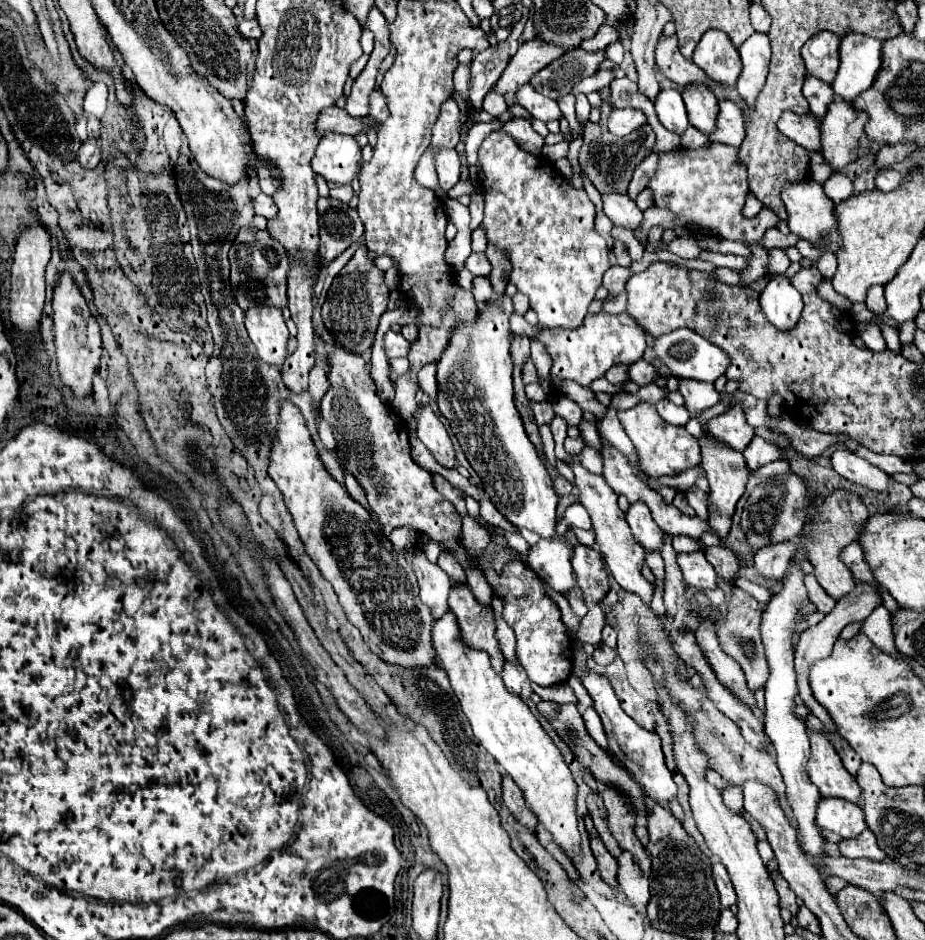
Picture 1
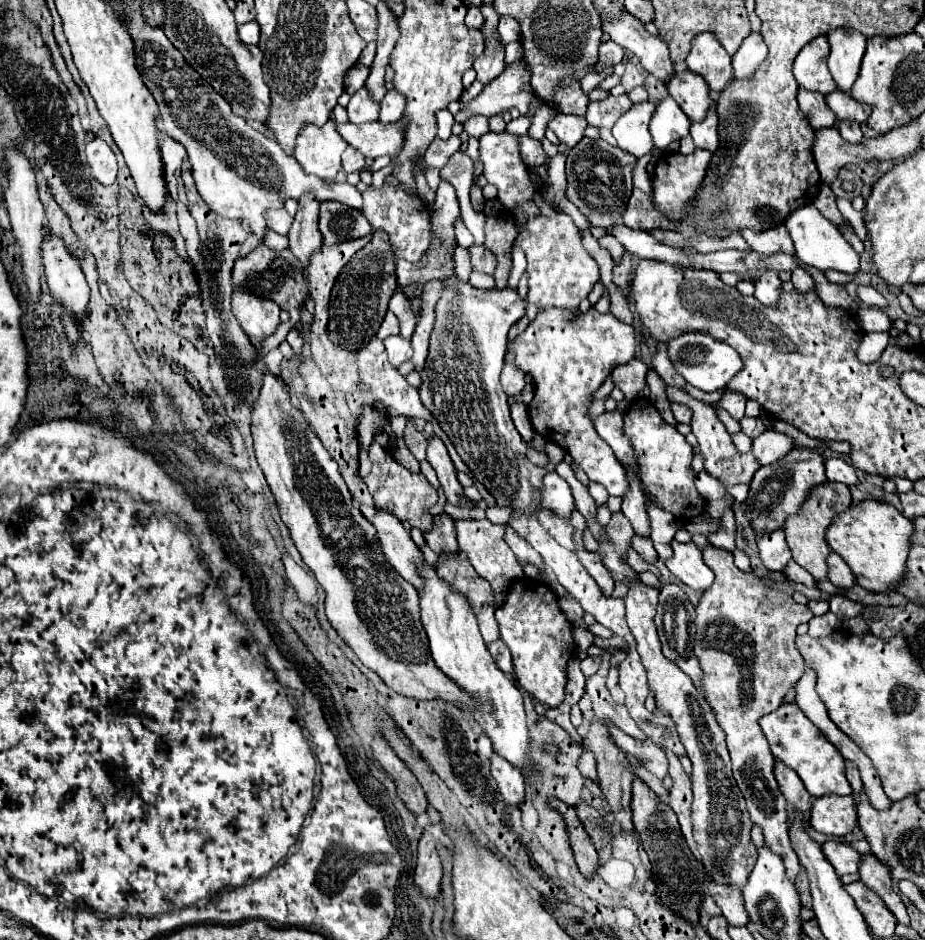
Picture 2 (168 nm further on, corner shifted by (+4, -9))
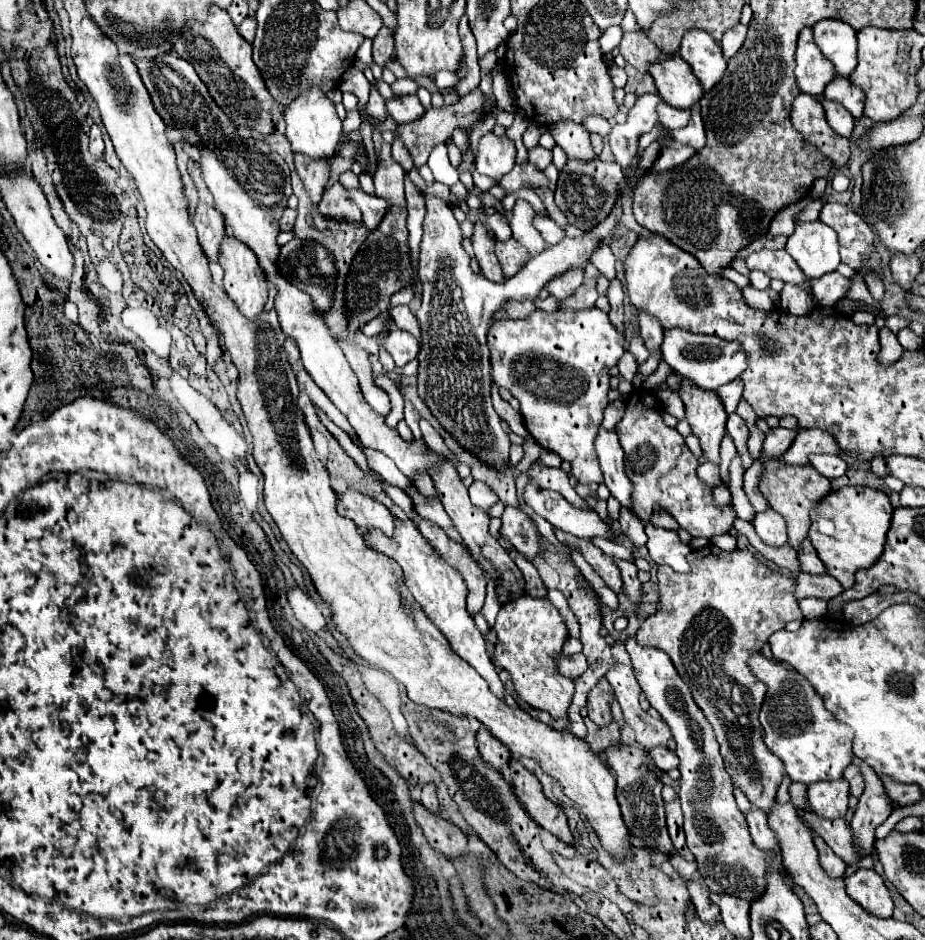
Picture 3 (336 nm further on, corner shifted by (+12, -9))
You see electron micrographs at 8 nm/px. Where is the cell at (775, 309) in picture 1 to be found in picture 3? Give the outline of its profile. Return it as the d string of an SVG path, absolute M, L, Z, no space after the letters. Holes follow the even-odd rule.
M757 270L749 272L749 280L751 280L751 286L757 288L757 290L769 288L769 282L771 282L771 278L765 272L757 272Z

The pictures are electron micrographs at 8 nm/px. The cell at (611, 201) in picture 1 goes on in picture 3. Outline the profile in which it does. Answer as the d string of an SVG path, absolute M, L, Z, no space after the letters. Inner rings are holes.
M757 250L753 254L745 256L747 270L761 270L769 274L769 278L779 278L783 282L793 282L803 288L811 288L809 278L801 272L797 262L787 254L787 250Z

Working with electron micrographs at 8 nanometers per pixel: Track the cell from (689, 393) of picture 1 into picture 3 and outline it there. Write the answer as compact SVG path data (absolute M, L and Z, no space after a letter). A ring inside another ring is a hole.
M639 312L639 334L641 334L641 338L643 338L643 342L645 342L645 346L651 354L661 352L663 328L655 318L645 316L643 312Z

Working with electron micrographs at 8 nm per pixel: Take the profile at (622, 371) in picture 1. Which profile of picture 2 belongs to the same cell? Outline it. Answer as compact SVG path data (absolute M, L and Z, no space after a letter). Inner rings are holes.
M633 358L631 362L627 362L623 366L617 366L613 370L613 374L611 374L613 376L613 382L615 382L615 386L623 394L627 394L627 402L629 400L635 400L639 396L641 388L645 388L647 370L649 370L647 364L641 362L641 360L637 360L637 358Z

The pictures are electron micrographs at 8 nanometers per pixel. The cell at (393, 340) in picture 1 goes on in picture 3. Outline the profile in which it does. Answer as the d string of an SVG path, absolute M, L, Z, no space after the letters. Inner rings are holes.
M391 326L391 330L387 332L383 346L391 354L391 358L395 360L397 366L405 366L419 352L419 340L415 336L411 336L409 332L399 330L395 326Z

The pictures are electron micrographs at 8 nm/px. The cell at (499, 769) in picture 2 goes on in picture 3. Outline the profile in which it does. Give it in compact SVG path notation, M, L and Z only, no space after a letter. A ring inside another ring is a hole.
M481 728L477 732L477 744L479 744L479 752L485 760L485 764L503 774L503 770L509 766L509 760L511 760L511 754L507 748L503 748L503 744L499 744L499 740L495 740L485 728Z

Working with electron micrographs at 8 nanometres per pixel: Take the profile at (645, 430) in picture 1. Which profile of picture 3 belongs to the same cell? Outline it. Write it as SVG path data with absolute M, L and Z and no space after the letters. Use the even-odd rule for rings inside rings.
M641 388L629 396L625 416L617 424L617 434L625 450L625 472L635 486L633 506L635 512L639 512L639 518L649 520L653 506L659 506L661 510L669 512L691 536L703 538L725 534L733 526L735 512L731 508L715 508L711 488L699 482L695 476L697 458L687 448L683 436L675 428L665 426L655 394Z

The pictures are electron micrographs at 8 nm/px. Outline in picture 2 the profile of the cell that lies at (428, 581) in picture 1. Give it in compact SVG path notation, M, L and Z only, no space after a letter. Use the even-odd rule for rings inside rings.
M375 510L371 524L375 526L377 542L381 544L381 550L387 558L387 562L417 590L423 588L423 582L419 580L415 560L423 560L421 550L411 540L409 532L403 528L401 520L385 510Z

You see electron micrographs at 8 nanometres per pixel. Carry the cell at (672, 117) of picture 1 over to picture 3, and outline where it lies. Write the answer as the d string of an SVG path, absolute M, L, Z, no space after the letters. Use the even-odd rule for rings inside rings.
M661 102L657 108L657 116L659 116L659 126L673 132L673 130L683 128L689 122L691 110L679 110L679 108L673 108L673 106Z

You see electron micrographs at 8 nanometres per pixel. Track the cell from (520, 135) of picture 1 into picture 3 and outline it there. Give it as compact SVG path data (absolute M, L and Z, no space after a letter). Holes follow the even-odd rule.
M543 146L529 148L529 152L527 152L527 154L529 154L529 156L527 156L527 162L529 162L529 164L533 164L535 168L539 168L539 170L547 168L547 164L551 162L551 152L549 152L549 150L545 150Z

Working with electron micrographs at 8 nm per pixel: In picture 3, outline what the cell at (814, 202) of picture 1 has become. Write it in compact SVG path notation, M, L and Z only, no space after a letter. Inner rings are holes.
M799 222L785 250L795 258L807 278L821 278L841 264L835 230L823 222Z

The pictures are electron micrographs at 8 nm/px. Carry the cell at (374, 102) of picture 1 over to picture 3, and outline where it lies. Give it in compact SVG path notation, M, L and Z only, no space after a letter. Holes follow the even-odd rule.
M415 94L389 98L389 100L385 100L385 108L387 108L387 114L389 114L397 124L413 122L413 120L417 120L419 116L423 116L423 112L425 112L425 108L421 106L421 102L419 102L419 98L417 98Z

